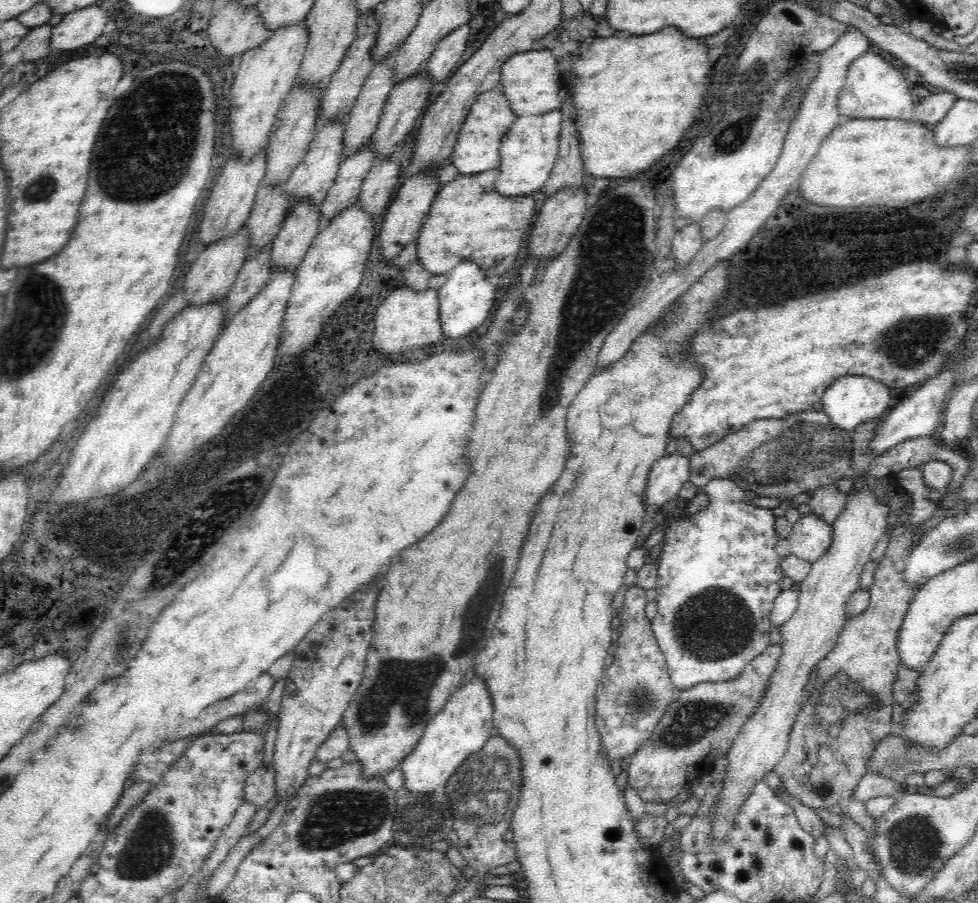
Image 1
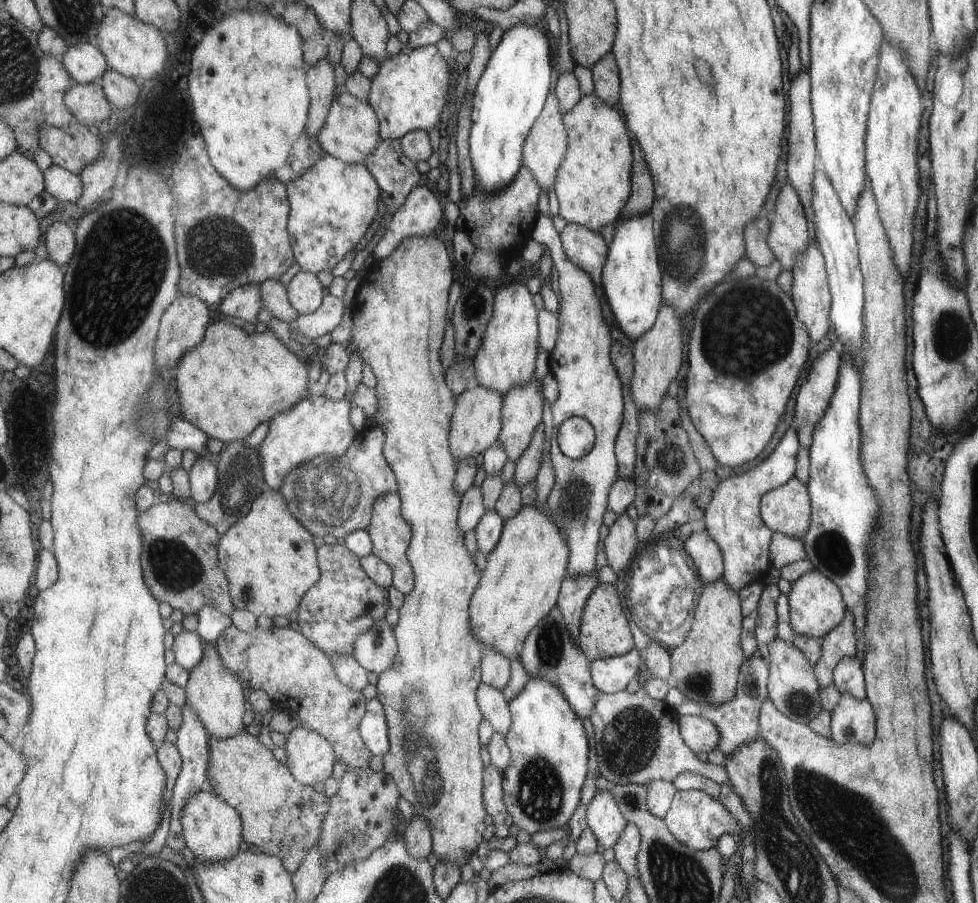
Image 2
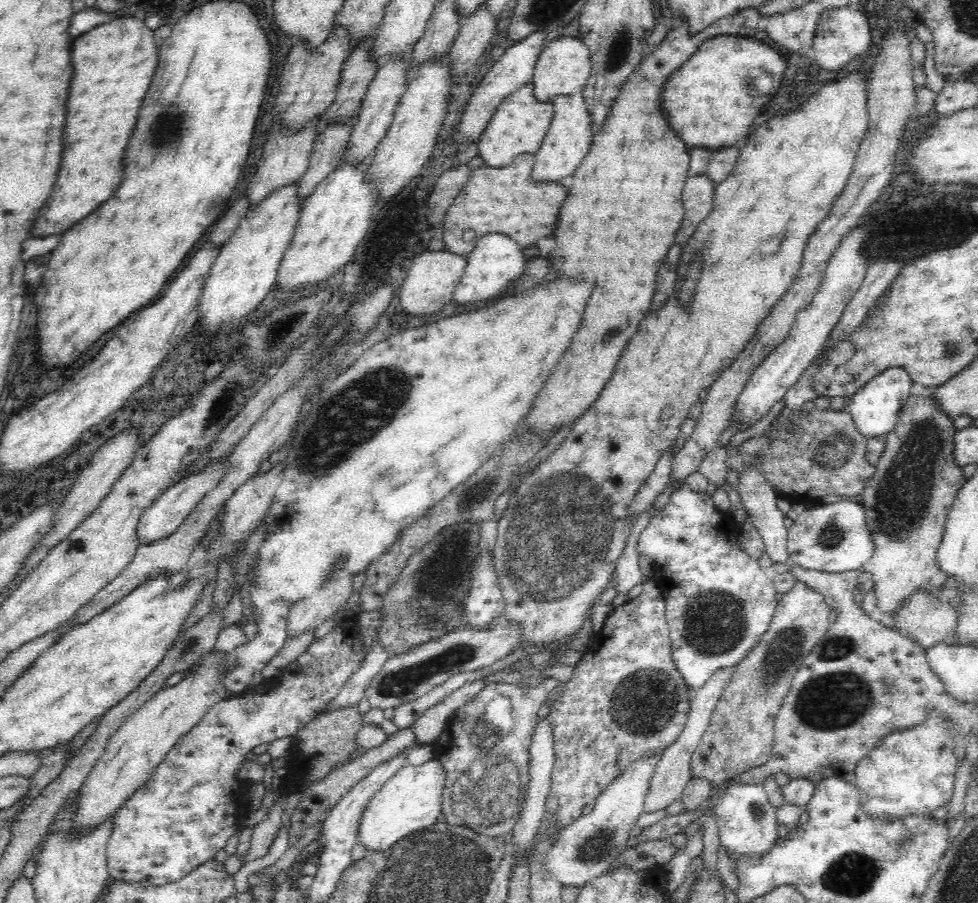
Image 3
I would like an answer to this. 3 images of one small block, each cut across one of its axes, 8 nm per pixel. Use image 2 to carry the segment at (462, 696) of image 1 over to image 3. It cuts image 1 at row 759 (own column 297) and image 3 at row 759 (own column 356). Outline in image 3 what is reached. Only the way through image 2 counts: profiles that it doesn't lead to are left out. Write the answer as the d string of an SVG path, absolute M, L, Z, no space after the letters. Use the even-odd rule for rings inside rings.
M432 758L430 762L425 762L416 768L404 766L395 776L386 781L362 810L356 842L362 844L368 851L384 852L411 832L425 829L440 820L438 816L442 811L445 780L445 769L441 768L439 760Z

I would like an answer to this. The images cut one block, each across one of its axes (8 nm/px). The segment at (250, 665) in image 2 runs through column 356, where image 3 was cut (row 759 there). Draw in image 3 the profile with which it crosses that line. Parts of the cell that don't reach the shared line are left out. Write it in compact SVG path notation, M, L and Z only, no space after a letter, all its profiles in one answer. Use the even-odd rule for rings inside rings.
M796 581L793 588L788 593L780 595L778 606L774 608L773 620L770 627L762 636L754 648L747 652L737 667L734 668L734 676L723 689L716 708L711 716L711 723L701 738L698 748L691 756L689 769L691 778L707 778L712 785L719 786L730 776L738 776L744 772L755 770L769 762L770 752L774 744L774 724L779 711L779 706L787 697L793 674L801 667L801 662L809 655L814 645L829 631L828 614L831 607L825 598L805 585L802 581Z

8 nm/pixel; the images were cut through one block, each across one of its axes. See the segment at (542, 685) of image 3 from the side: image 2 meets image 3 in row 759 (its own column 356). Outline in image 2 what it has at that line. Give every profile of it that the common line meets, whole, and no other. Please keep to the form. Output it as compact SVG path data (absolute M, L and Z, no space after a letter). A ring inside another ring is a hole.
M369 426L364 429L359 438L351 442L351 446L341 456L329 458L329 456L315 456L307 462L297 464L295 468L285 474L285 478L279 486L279 492L286 499L287 508L290 513L311 534L325 536L331 534L337 538L345 538L347 534L355 529L366 529L370 524L373 513L374 502L385 492L396 492L398 482L395 480L394 471L390 469L382 453L383 442L386 440L383 430L377 426Z

